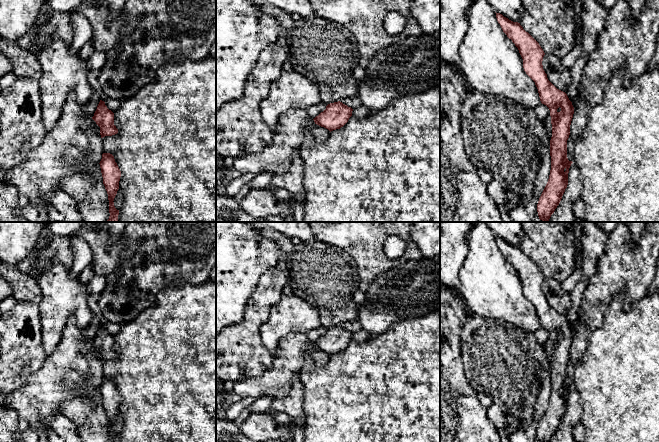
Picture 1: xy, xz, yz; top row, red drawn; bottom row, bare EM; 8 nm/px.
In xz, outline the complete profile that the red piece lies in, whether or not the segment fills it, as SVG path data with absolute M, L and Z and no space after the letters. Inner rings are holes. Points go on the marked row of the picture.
M342 102L330 103L326 109L313 120L315 124L328 129L330 132L343 127L352 116L353 109Z

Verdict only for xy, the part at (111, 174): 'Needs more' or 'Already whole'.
Already whole

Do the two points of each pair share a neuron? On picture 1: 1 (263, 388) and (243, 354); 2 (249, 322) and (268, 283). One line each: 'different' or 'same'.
1: different
2: same

